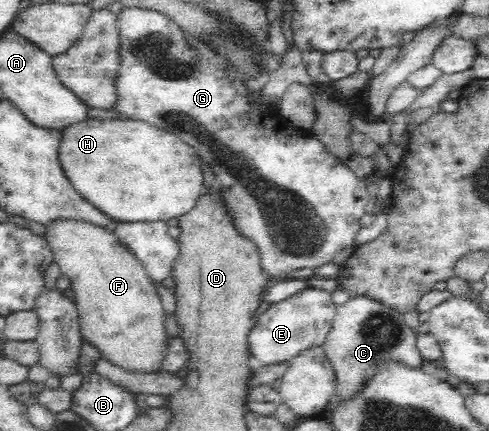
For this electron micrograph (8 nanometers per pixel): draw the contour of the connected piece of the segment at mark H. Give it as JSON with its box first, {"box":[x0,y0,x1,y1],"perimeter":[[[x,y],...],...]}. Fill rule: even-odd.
{"box":[57,116,204,224],"perimeter":[[[86,116],[60,128],[57,158],[74,189],[114,224],[166,221],[193,209],[198,196],[204,190],[204,174],[198,165],[196,150],[192,147],[172,132],[168,133],[139,119],[100,119]]]}

